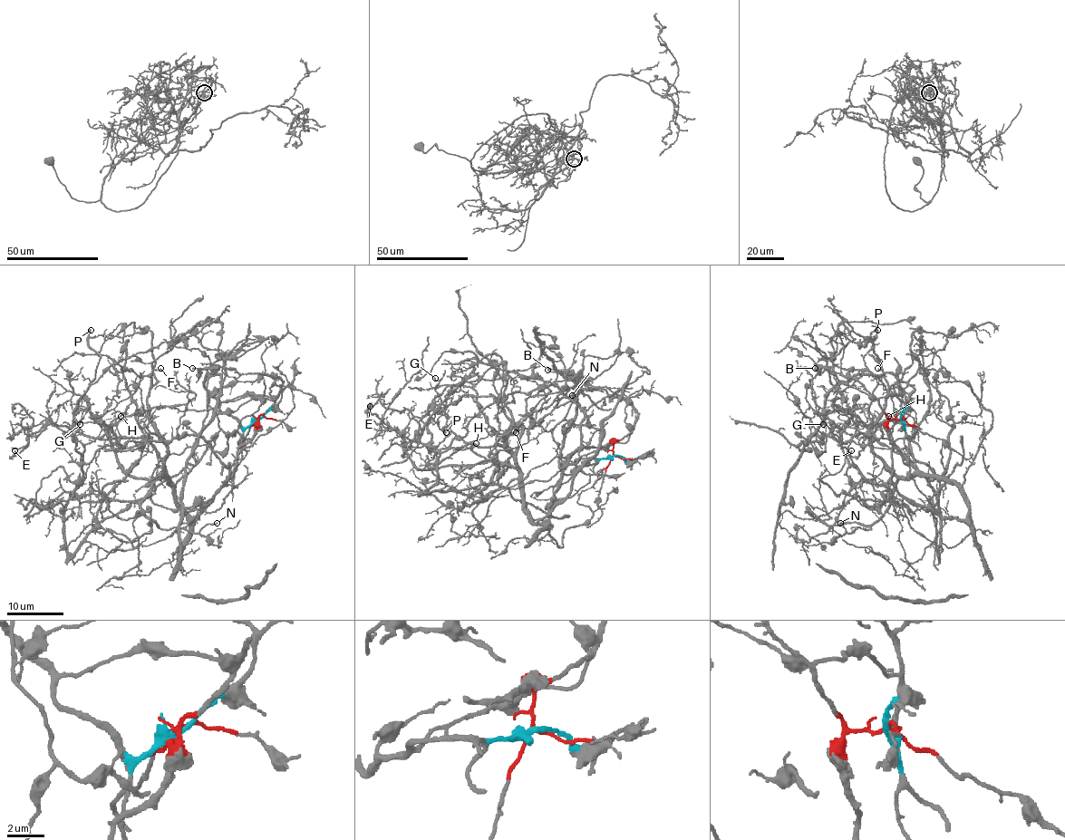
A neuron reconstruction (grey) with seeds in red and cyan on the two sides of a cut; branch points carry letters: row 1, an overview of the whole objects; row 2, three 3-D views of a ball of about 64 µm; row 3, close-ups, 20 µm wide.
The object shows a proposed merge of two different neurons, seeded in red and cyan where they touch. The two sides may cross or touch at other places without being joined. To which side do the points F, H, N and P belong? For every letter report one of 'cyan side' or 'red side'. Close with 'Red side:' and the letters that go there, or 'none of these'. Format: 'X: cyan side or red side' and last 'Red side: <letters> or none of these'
F: red side
H: red side
N: red side
P: cyan side
Red side: F, H, N

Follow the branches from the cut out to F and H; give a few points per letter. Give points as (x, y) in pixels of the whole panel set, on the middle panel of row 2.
F: (613, 456), (611, 443), (580, 448), (547, 521), (536, 523), (520, 488), (521, 428), (503, 440), (516, 433)
H: (613, 456), (611, 443), (580, 448), (548, 520), (536, 523), (521, 473), (479, 456), (476, 443)

